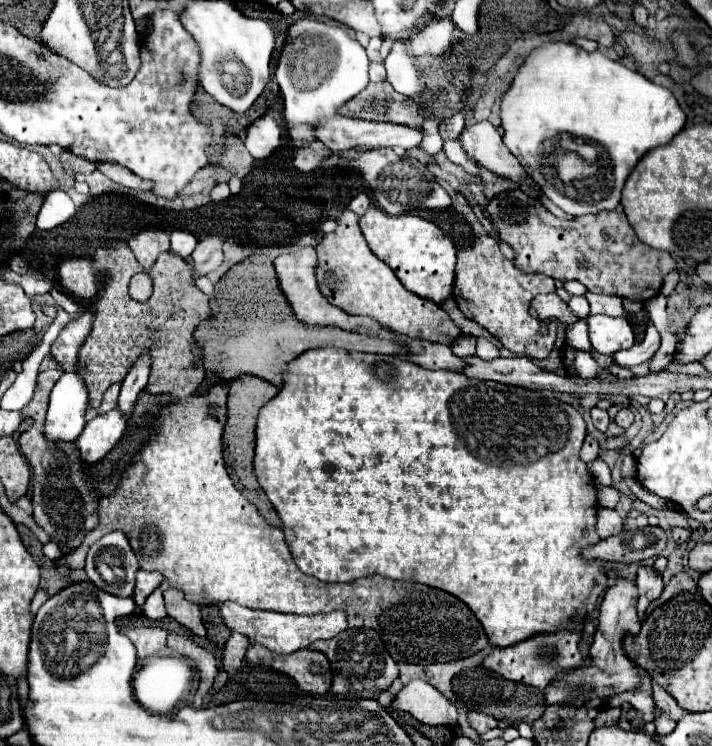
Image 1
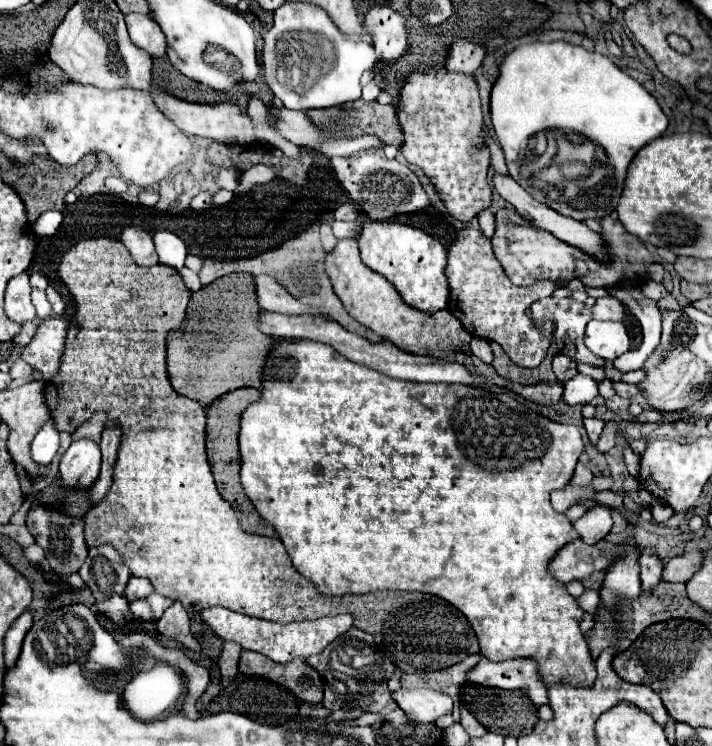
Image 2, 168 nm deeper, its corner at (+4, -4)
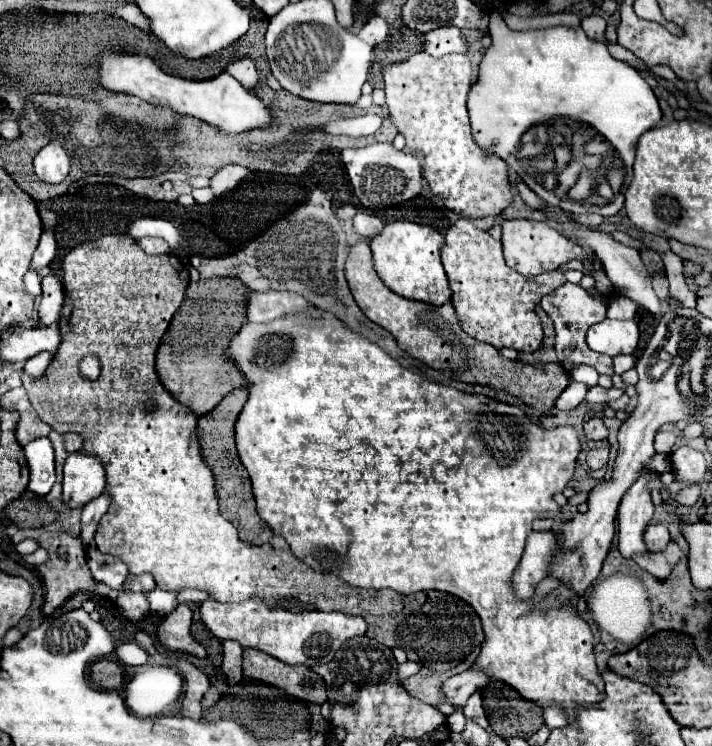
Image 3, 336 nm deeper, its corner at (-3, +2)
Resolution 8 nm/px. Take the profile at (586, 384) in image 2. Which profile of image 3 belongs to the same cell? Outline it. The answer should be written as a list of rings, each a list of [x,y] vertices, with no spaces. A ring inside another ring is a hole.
[[[569,382],[569,386],[565,388],[565,392],[555,400],[555,408],[557,410],[573,410],[573,408],[577,408],[583,402],[587,390],[589,388],[585,384]]]

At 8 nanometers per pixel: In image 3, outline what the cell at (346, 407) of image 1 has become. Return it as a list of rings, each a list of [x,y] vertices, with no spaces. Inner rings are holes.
[[[307,308],[299,314],[285,314],[265,324],[243,324],[241,330],[231,338],[225,356],[239,366],[239,372],[245,376],[249,388],[249,398],[239,414],[239,424],[235,426],[235,442],[241,462],[253,482],[257,512],[273,532],[281,534],[287,540],[295,558],[299,558],[317,572],[335,574],[351,586],[359,588],[393,588],[403,594],[415,594],[421,590],[441,590],[459,596],[461,600],[471,604],[473,610],[479,614],[487,638],[481,644],[481,652],[471,668],[483,670],[491,680],[501,680],[509,684],[519,692],[519,696],[539,704],[541,708],[547,708],[551,704],[561,706],[567,714],[569,724],[571,720],[575,720],[577,708],[589,708],[605,698],[603,678],[595,666],[593,634],[587,622],[581,620],[575,608],[571,608],[567,602],[559,602],[557,596],[547,596],[537,604],[533,598],[527,602],[517,600],[509,582],[513,570],[521,560],[527,534],[533,530],[533,522],[541,518],[541,512],[547,512],[549,520],[561,518],[561,508],[553,500],[553,494],[563,492],[567,482],[573,478],[575,460],[581,450],[575,428],[537,428],[519,406],[501,404],[487,396],[471,396],[455,388],[429,382],[419,374],[403,368],[375,342],[347,328],[335,314],[321,308]]]

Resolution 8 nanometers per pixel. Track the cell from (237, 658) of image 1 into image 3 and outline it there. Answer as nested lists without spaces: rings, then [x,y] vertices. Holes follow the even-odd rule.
[[[223,642],[223,674],[227,676],[229,684],[239,684],[243,680],[243,670],[241,670],[241,656],[243,648],[239,642]]]

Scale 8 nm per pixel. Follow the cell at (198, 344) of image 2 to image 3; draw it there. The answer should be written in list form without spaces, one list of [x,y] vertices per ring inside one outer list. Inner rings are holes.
[[[209,278],[191,282],[185,290],[183,304],[175,312],[155,356],[155,372],[173,394],[195,416],[211,412],[231,390],[243,388],[245,378],[237,366],[225,358],[231,336],[245,322],[247,286],[235,278]]]

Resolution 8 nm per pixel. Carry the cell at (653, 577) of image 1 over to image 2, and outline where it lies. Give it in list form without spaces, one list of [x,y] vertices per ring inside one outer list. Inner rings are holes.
[[[644,550],[640,554],[640,582],[642,582],[642,590],[652,590],[654,586],[660,584],[662,580],[662,562],[656,556],[654,550]]]

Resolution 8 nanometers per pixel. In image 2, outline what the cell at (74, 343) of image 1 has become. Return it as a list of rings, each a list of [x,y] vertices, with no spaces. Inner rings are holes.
[[[62,318],[42,320],[32,342],[22,350],[22,358],[38,372],[44,380],[52,380],[60,370],[60,360],[64,354],[68,334],[68,322]]]

